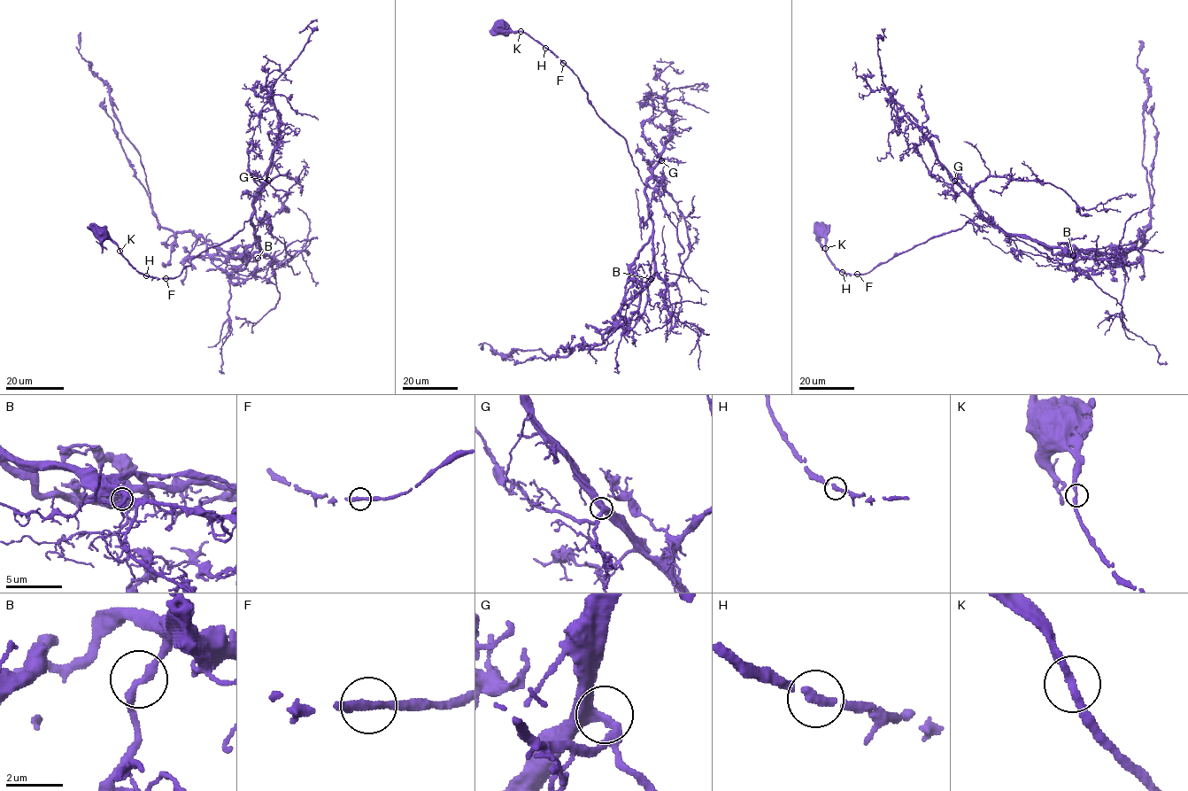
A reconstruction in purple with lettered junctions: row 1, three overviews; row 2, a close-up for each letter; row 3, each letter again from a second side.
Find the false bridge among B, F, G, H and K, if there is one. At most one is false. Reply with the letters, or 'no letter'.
no letter

